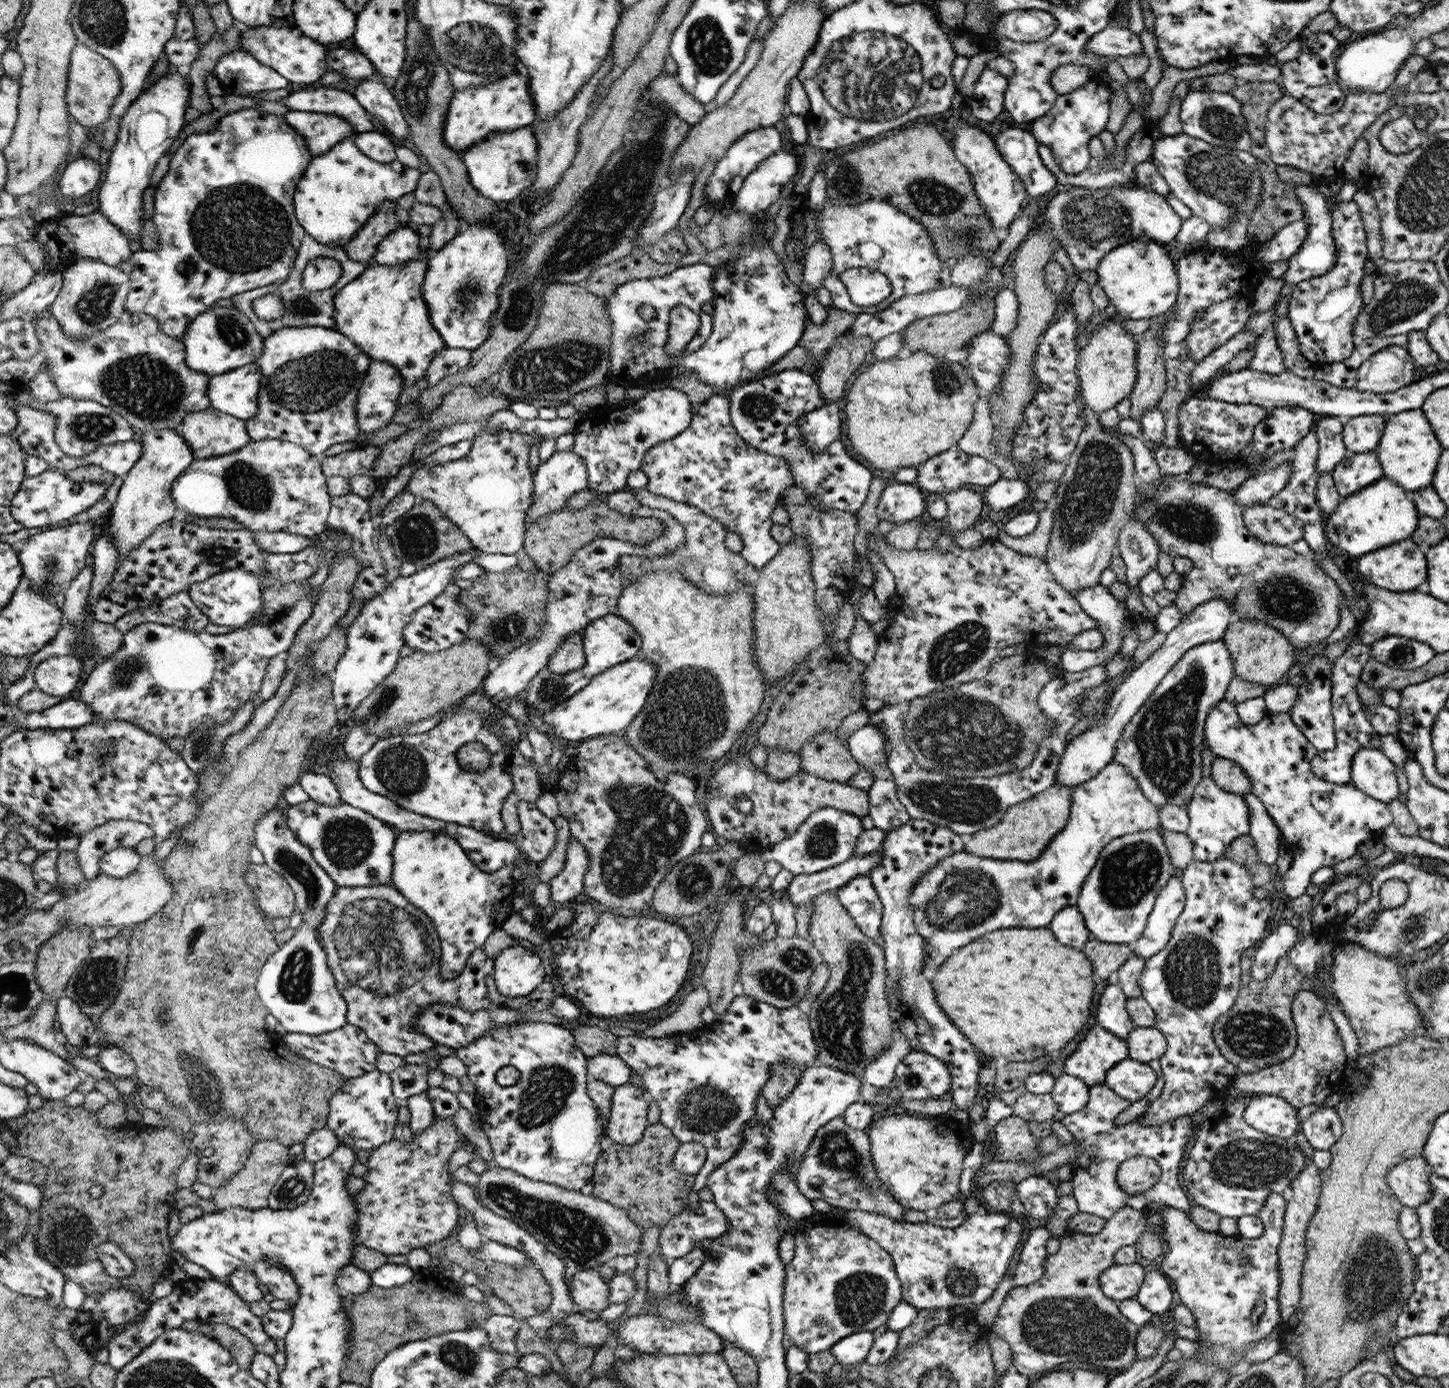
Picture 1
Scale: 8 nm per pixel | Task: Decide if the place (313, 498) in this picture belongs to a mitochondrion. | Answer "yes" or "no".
no

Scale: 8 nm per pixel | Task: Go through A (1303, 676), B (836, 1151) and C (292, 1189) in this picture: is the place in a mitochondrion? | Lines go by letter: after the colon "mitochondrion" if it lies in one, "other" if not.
A: other
B: mitochondrion
C: mitochondrion

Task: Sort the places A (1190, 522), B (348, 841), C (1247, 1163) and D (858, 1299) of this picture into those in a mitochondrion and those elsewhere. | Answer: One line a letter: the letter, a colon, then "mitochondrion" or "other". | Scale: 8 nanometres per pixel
A: mitochondrion
B: mitochondrion
C: mitochondrion
D: mitochondrion

